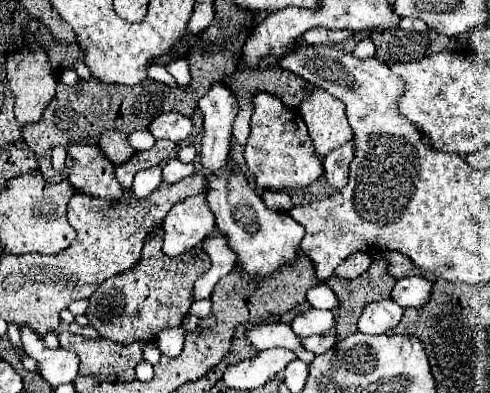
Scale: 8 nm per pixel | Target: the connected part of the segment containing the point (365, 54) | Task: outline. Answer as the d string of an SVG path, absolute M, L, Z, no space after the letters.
M370 38L366 40L360 40L354 48L354 52L358 52L358 58L372 58L374 56L374 44Z

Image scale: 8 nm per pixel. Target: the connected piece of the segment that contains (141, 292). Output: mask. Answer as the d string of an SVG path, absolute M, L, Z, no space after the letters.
M156 226L152 232L152 240L144 244L140 262L130 270L108 278L90 296L86 318L102 338L120 344L132 344L136 340L154 342L160 330L180 326L184 316L188 314L188 308L194 300L192 284L200 274L210 268L210 258L202 242L176 258L168 258L162 252L162 236L162 226Z

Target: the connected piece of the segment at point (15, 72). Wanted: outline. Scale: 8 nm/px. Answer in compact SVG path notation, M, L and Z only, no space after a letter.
M32 44L30 50L24 50L24 52L20 52L20 54L8 56L6 68L8 68L10 90L12 90L14 98L16 98L14 114L16 114L18 126L24 128L26 124L38 122L38 120L42 118L44 108L46 108L48 102L54 98L54 90L56 90L56 78L52 76L50 68L48 68L48 56L44 54L44 50L38 50L38 46Z

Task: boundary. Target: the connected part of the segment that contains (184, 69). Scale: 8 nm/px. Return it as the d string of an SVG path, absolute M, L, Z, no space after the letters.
M174 58L166 64L166 70L176 78L176 82L180 82L180 86L188 88L188 79L191 78L189 64L186 59Z

